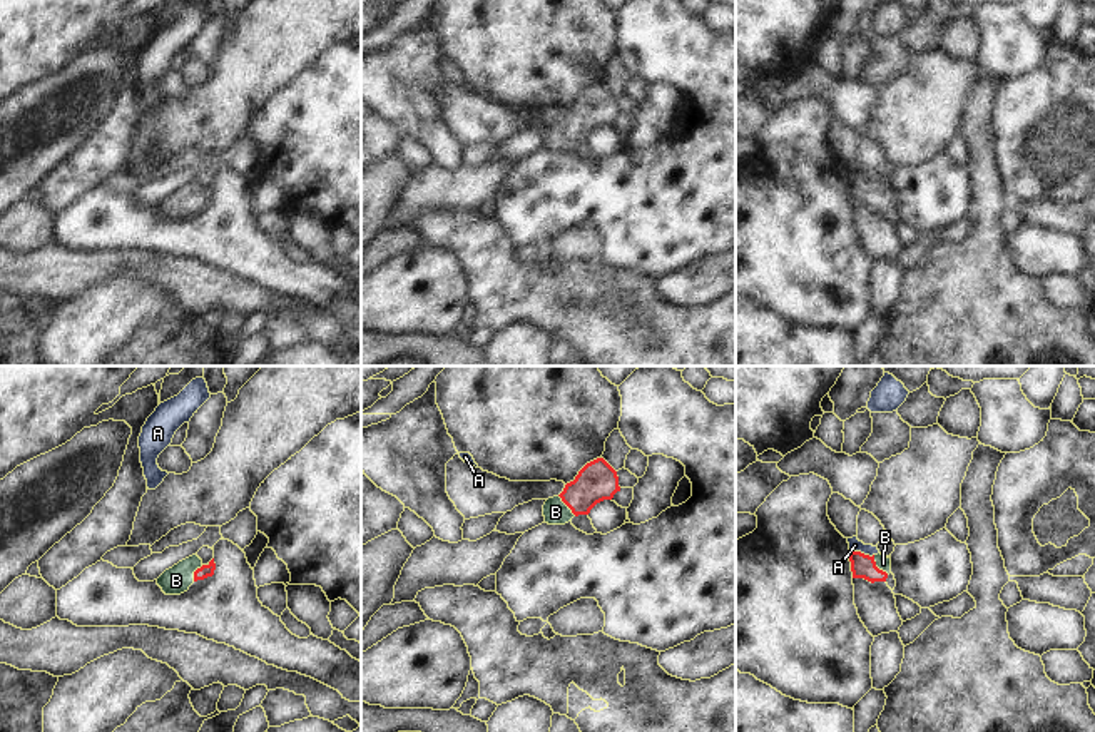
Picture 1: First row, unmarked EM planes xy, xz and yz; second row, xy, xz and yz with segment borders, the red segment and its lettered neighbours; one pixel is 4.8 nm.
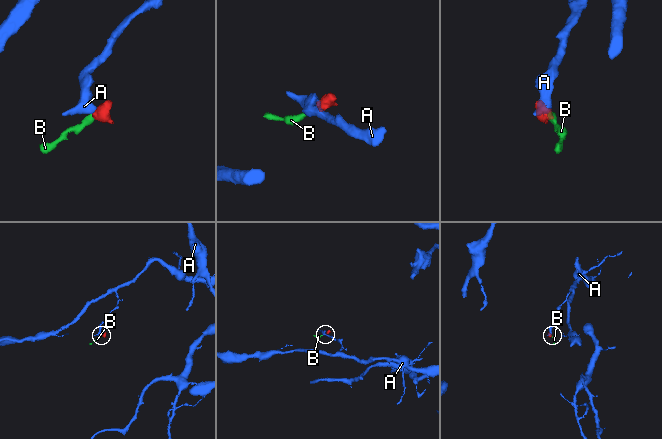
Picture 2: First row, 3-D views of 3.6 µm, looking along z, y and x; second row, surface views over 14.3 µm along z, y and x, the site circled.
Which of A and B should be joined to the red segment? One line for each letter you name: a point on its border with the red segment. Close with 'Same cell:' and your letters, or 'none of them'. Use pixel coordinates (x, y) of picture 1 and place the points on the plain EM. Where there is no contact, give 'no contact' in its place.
B: contact yz (876, 193)
Same cell: B

